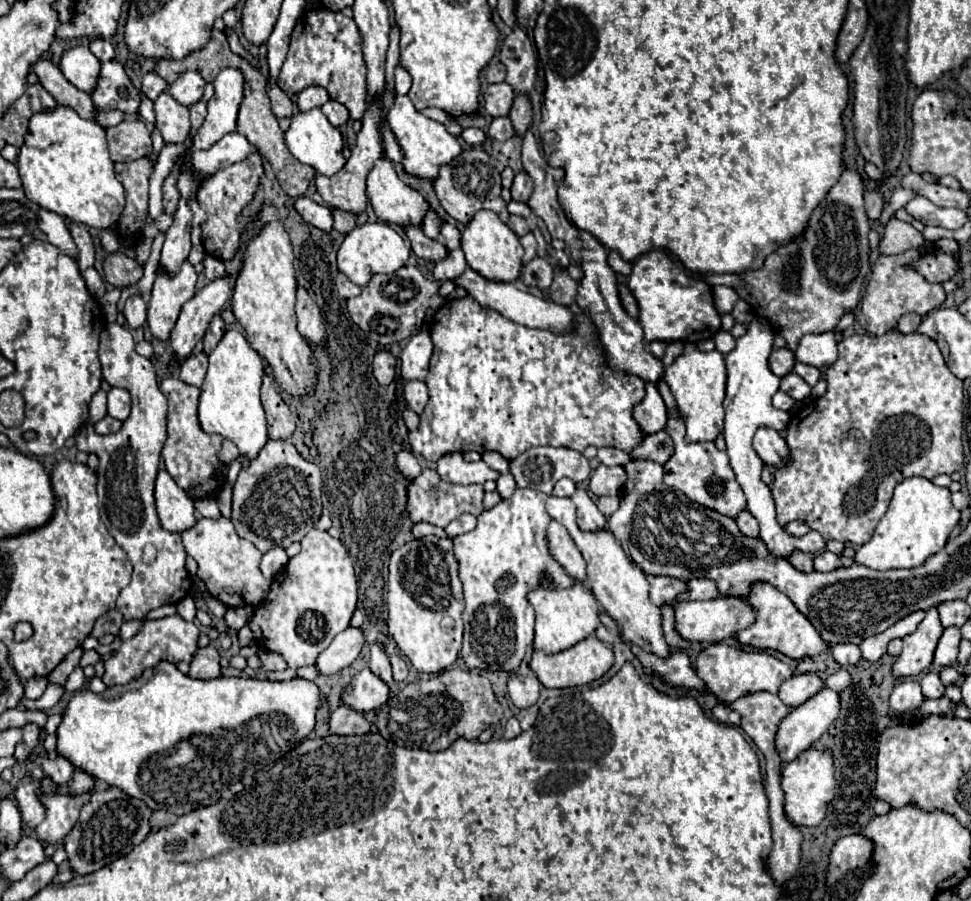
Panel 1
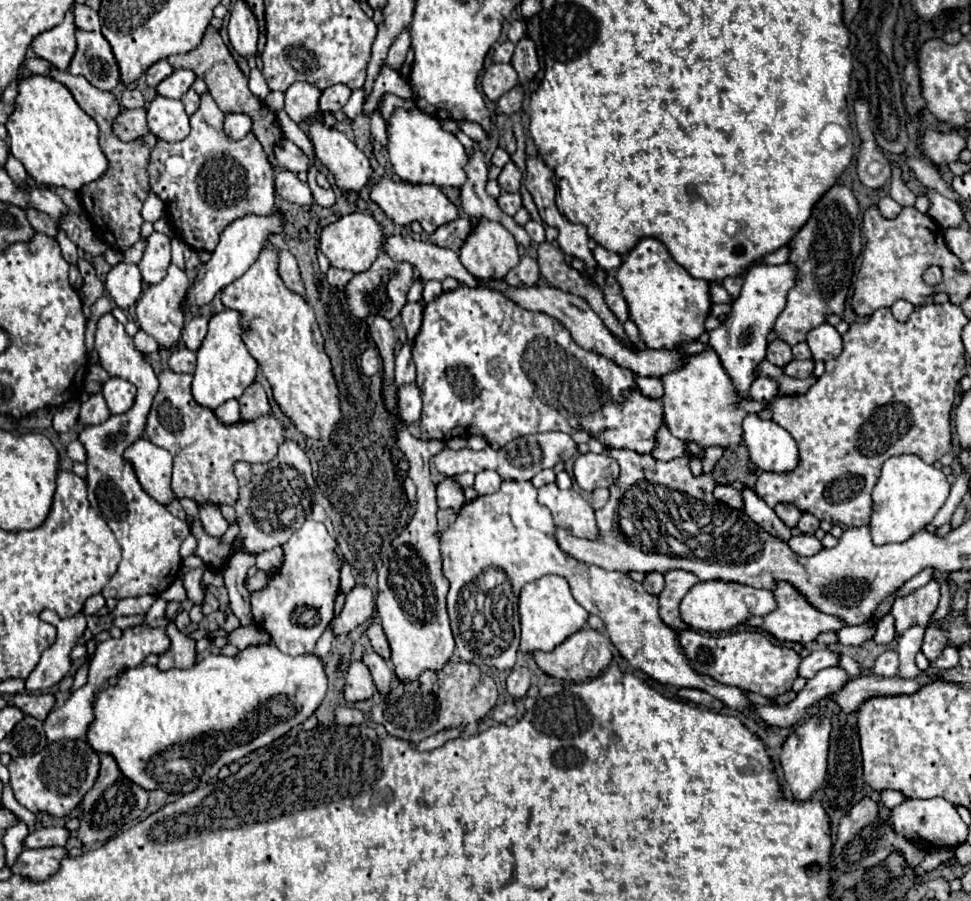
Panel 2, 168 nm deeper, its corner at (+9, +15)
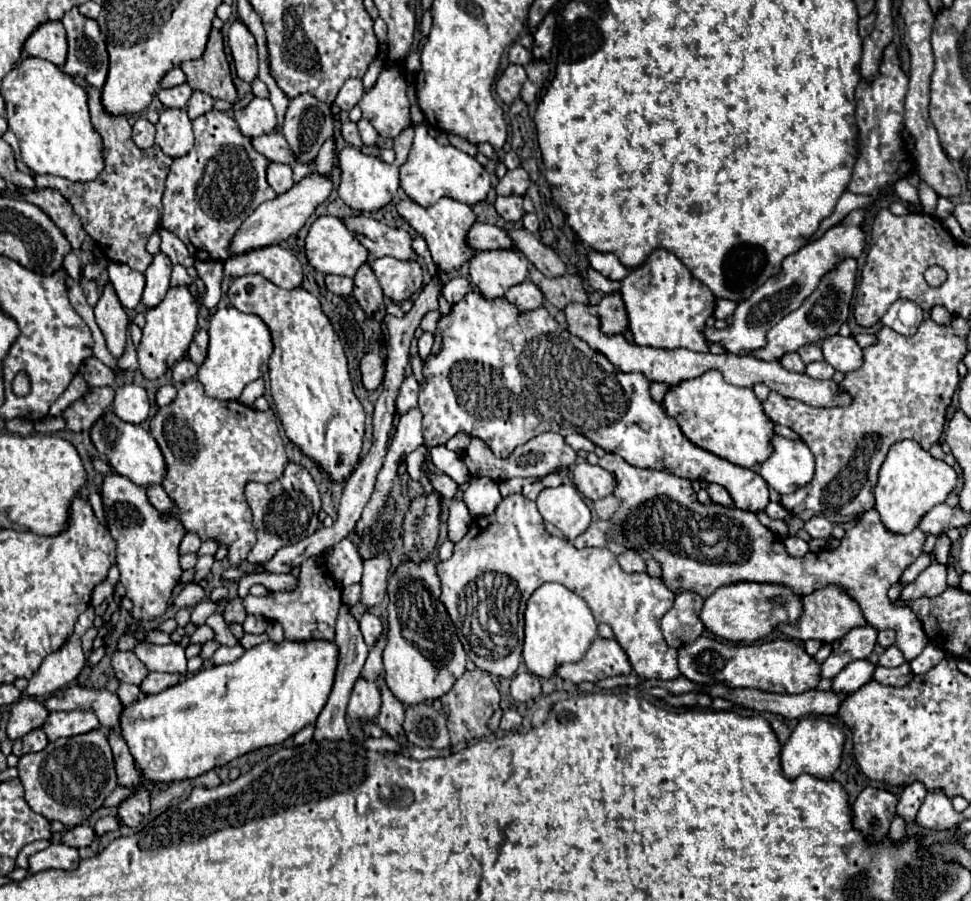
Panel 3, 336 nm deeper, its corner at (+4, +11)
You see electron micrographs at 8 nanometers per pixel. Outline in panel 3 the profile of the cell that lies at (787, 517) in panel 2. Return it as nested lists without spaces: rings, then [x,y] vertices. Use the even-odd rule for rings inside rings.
[[[772,492],[772,496],[770,496],[770,502],[768,502],[768,506],[764,508],[764,512],[766,512],[766,516],[772,518],[772,520],[784,520],[784,518],[790,516],[790,512],[780,504],[780,500],[778,500],[778,496],[776,496],[774,492]]]

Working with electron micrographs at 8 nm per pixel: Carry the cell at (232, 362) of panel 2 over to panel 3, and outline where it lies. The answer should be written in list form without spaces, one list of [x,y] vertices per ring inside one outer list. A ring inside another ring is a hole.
[[[234,306],[218,308],[208,326],[210,346],[204,364],[198,368],[198,380],[204,384],[208,396],[220,400],[238,400],[244,386],[262,378],[268,372],[268,358],[272,354],[272,336],[264,320],[256,314],[244,314]]]

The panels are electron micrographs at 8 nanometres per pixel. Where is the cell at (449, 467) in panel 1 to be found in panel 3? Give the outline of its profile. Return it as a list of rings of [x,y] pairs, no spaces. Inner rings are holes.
[[[544,432],[544,434],[534,436],[532,440],[522,444],[520,448],[516,448],[508,458],[494,458],[492,450],[480,438],[472,438],[472,442],[464,454],[464,462],[466,462],[472,476],[488,476],[494,482],[504,482],[514,476],[540,478],[546,474],[554,474],[556,470],[570,468],[576,462],[576,458],[578,458],[576,452],[564,444],[564,436],[556,434],[556,432]]]

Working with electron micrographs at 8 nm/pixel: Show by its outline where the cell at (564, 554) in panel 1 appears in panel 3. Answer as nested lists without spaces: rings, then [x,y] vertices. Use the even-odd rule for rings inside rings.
[[[610,452],[600,458],[598,464],[614,474],[616,488],[612,494],[618,498],[620,508],[612,520],[592,522],[584,534],[570,540],[576,548],[598,546],[612,550],[616,556],[628,548],[646,550],[660,562],[662,580],[674,594],[692,590],[704,600],[720,586],[746,580],[788,584],[800,596],[838,584],[860,604],[866,622],[872,628],[896,632],[896,646],[908,662],[926,648],[928,638],[916,616],[912,616],[912,610],[896,610],[886,596],[888,588],[896,584],[902,572],[920,556],[926,540],[926,534],[920,532],[920,528],[914,528],[910,534],[894,534],[884,528],[876,510],[868,510],[860,516],[856,526],[846,530],[836,550],[826,548],[822,552],[808,552],[802,558],[792,558],[784,552],[780,538],[762,526],[752,512],[734,506],[700,504],[686,478],[672,476],[664,470],[632,466]]]

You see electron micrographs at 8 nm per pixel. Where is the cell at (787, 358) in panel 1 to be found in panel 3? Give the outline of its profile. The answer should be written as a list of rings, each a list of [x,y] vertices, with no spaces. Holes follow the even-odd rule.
[[[790,352],[790,354],[784,354],[782,358],[780,358],[780,364],[788,370],[788,372],[804,372],[806,370],[806,366],[804,366],[804,362],[800,360],[800,356],[796,354],[796,352]]]

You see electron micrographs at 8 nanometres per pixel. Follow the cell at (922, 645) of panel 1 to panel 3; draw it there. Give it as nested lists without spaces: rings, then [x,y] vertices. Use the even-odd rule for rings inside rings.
[[[932,558],[930,566],[926,570],[920,572],[920,576],[906,584],[902,590],[902,600],[916,600],[920,596],[936,596],[940,592],[944,592],[946,588],[946,566],[938,564],[936,558]]]

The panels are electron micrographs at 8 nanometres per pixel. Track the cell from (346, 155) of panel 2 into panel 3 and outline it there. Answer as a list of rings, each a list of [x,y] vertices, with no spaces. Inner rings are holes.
[[[408,126],[402,134],[400,134],[400,150],[398,150],[398,158],[392,164],[382,164],[380,158],[376,156],[366,156],[362,154],[358,148],[344,148],[338,152],[340,158],[340,170],[342,170],[342,182],[338,188],[340,198],[352,208],[352,210],[360,210],[360,212],[378,212],[380,208],[388,206],[392,202],[392,198],[396,196],[396,190],[400,188],[398,182],[398,170],[400,166],[406,162],[408,152],[412,148],[412,140],[414,140],[414,128]]]

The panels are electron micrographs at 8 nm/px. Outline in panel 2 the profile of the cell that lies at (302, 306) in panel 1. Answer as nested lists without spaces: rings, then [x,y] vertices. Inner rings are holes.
[[[283,250],[279,252],[279,274],[285,282],[285,286],[299,294],[299,296],[305,296],[305,288],[303,288],[303,282],[301,282],[301,276],[299,276],[299,268],[297,268],[297,260],[291,252]]]

